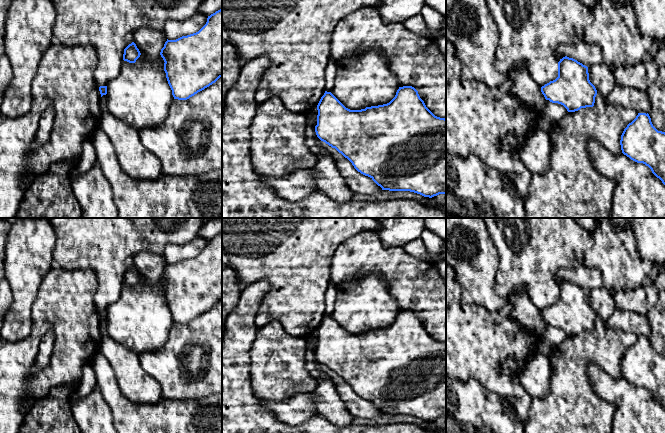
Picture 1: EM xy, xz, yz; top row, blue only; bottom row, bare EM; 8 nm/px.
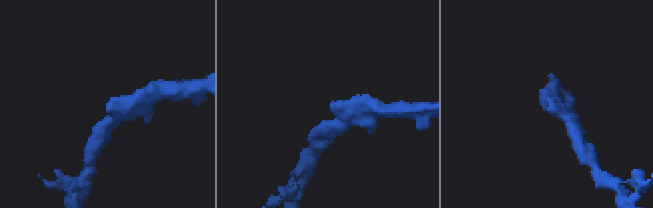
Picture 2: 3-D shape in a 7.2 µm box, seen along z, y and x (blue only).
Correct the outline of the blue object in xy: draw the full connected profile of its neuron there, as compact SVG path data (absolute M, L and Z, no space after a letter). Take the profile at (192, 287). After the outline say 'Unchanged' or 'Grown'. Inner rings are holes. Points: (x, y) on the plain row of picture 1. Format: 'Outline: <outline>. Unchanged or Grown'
Outline: M222 233L211 238L206 248L196 257L168 264L160 276L164 284L164 295L174 323L187 324L209 311L222 301Z. Unchanged

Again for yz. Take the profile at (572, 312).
Outline: M567 280L558 286L558 301L541 311L546 324L563 329L568 336L575 336L581 332L593 331L597 314L589 304L588 291Z. Unchanged

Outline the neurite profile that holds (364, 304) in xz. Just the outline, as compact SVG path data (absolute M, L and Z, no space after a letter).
M373 273L336 285L335 309L331 317L346 332L361 334L389 327L395 321L399 311L398 302L390 294L386 279L381 273Z

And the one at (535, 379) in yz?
M533 354L521 376L521 384L531 399L542 399L550 392L550 359Z

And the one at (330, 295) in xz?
M330 281L325 292L325 315L331 316L335 309L336 285Z

